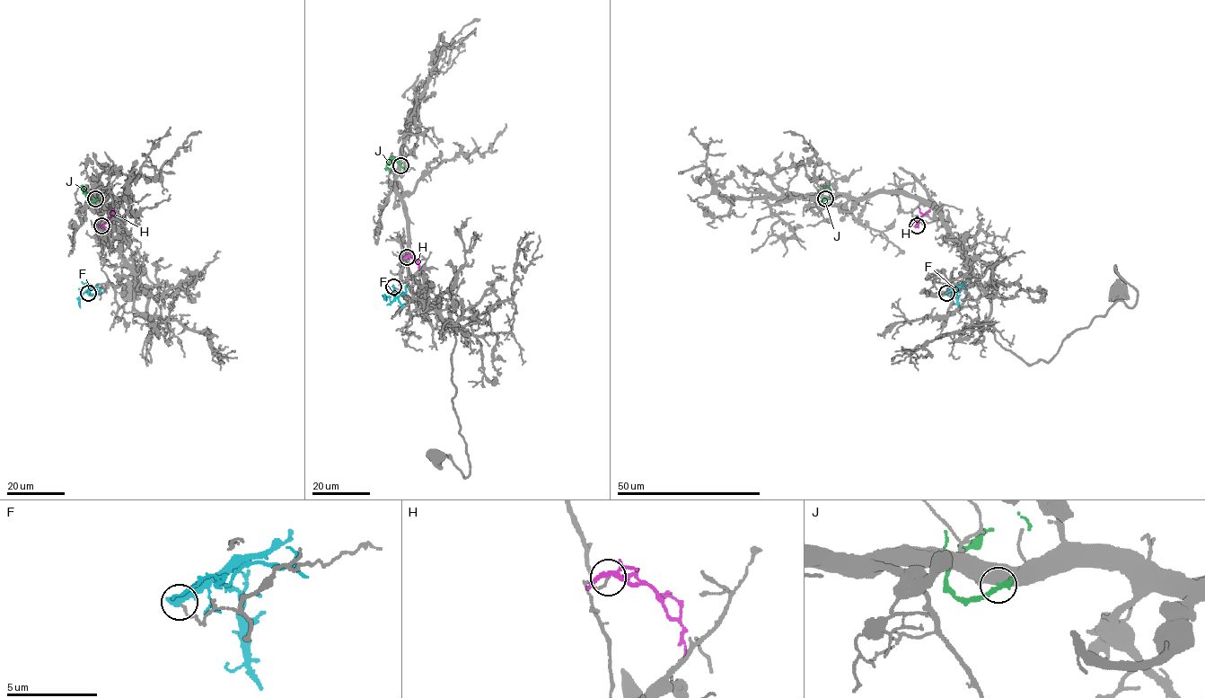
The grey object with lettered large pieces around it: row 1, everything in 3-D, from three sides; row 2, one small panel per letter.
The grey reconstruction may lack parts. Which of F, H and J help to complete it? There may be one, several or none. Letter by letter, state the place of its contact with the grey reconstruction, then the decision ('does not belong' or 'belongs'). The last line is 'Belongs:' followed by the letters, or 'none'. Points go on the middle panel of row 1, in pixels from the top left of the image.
F: contact (393, 287); does not belong
H: contact (407, 257); does not belong
J: contact (400, 165); does not belong
Belongs: none

